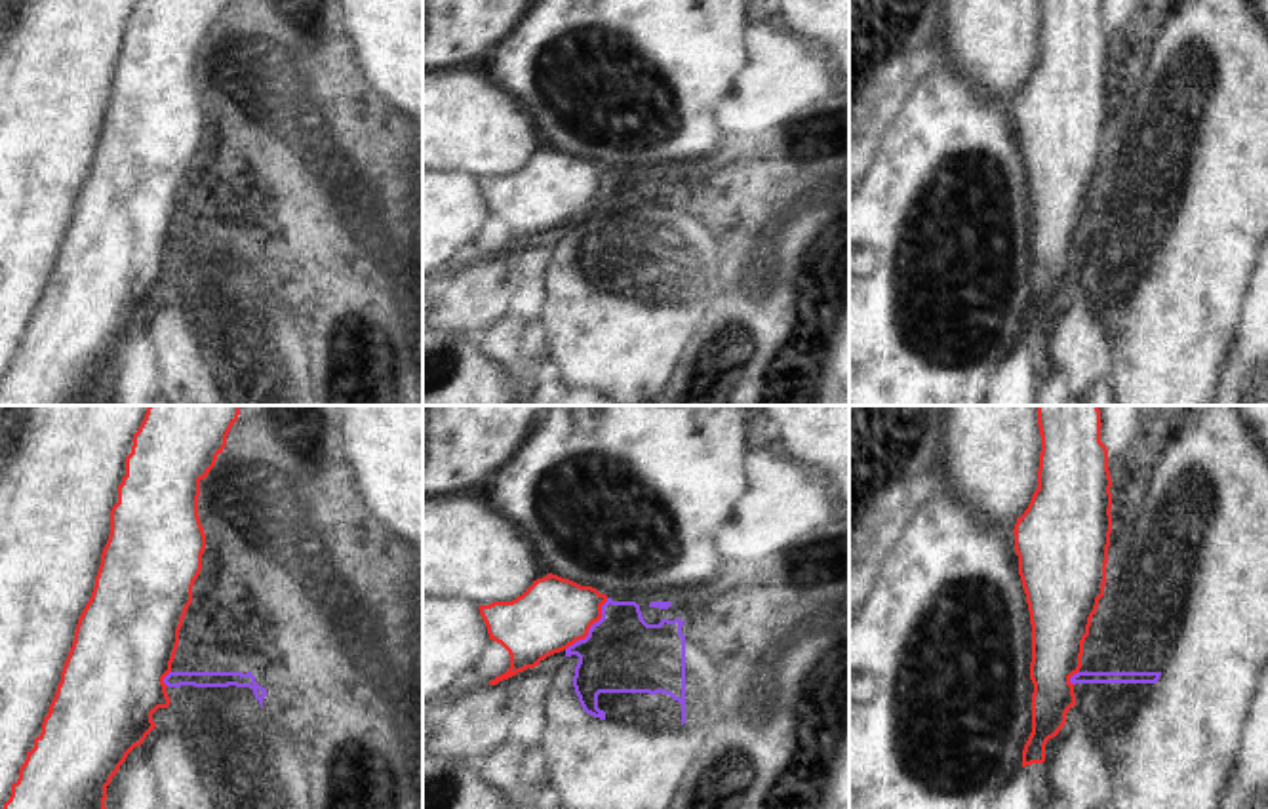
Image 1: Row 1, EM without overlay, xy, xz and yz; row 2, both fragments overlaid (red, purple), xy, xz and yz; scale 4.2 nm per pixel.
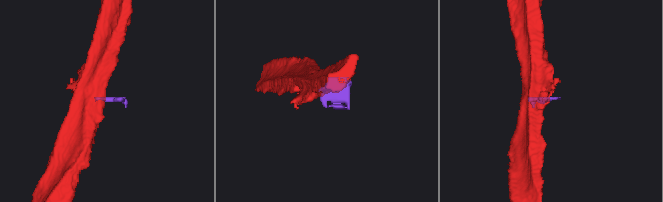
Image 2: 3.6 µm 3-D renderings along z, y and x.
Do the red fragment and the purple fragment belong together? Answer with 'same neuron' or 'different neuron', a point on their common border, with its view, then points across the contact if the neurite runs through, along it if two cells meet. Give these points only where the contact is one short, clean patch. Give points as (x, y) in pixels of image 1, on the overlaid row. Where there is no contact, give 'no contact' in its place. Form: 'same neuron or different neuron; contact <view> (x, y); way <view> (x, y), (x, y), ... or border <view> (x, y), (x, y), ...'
different neuron; contact xz (591, 625); border xz (608, 598), (602, 606), (602, 615), (589, 632), (566, 650)

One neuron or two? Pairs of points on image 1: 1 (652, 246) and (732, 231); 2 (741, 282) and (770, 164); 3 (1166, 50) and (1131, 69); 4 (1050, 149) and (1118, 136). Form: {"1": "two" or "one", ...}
{"1": "two", "2": "one", "3": "one", "4": "two"}

